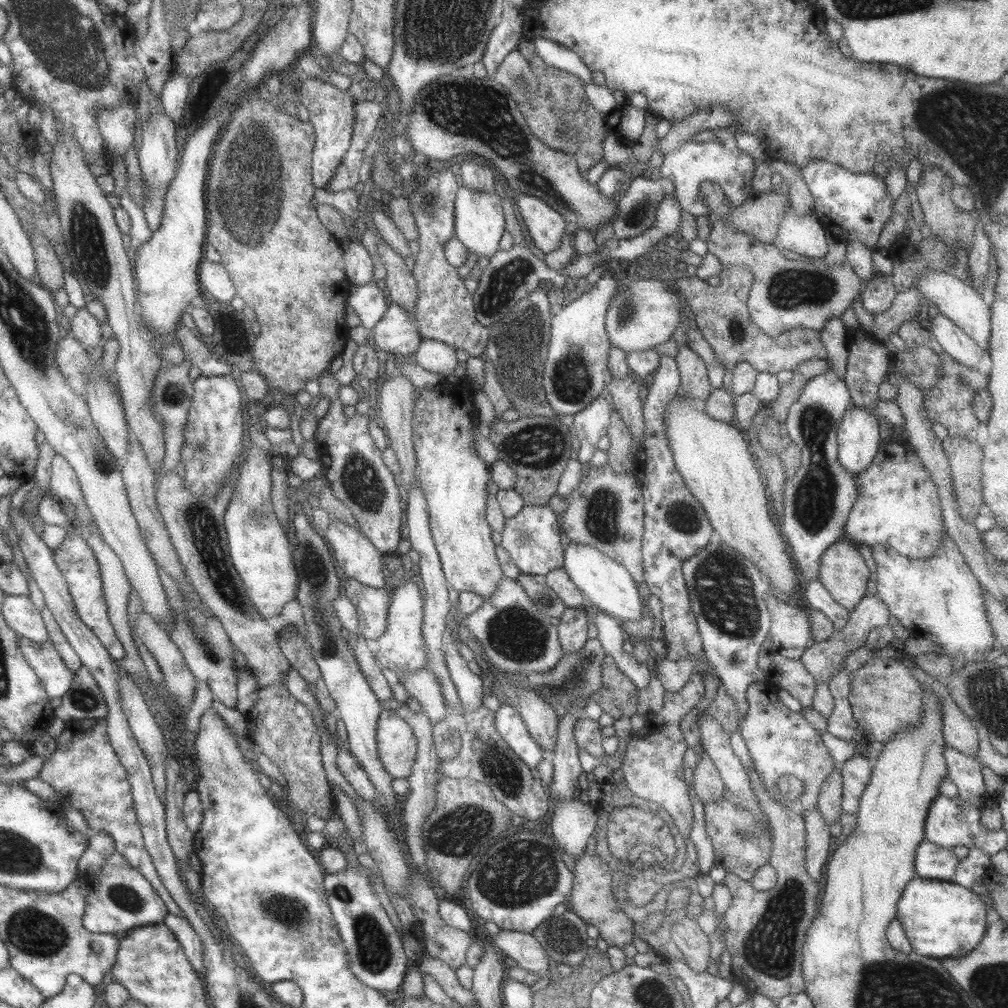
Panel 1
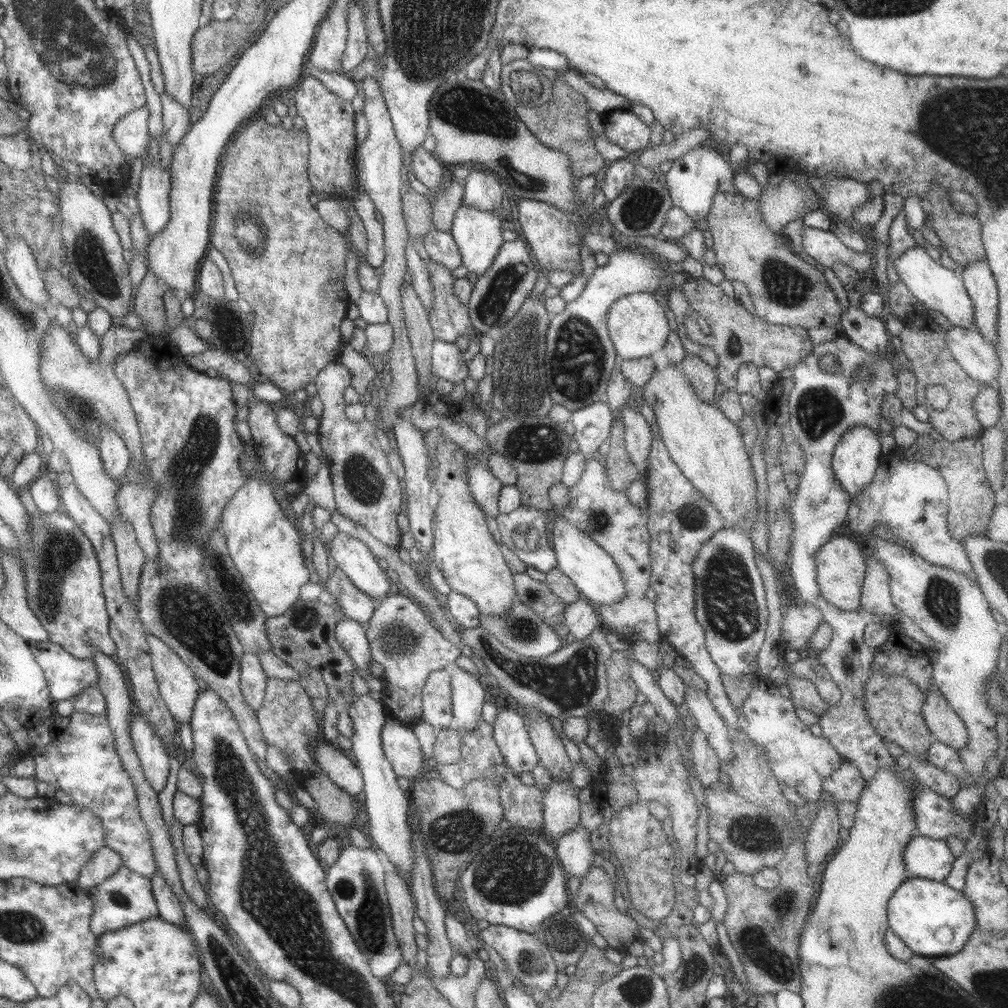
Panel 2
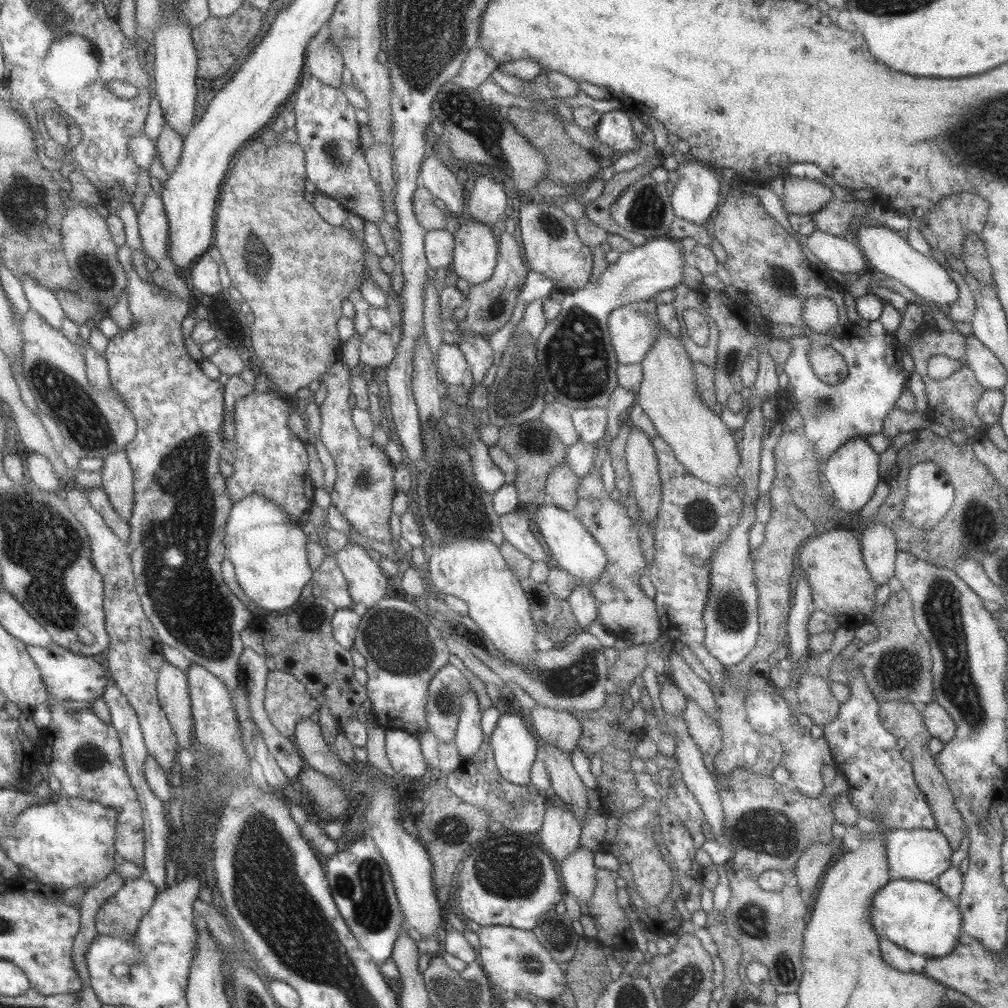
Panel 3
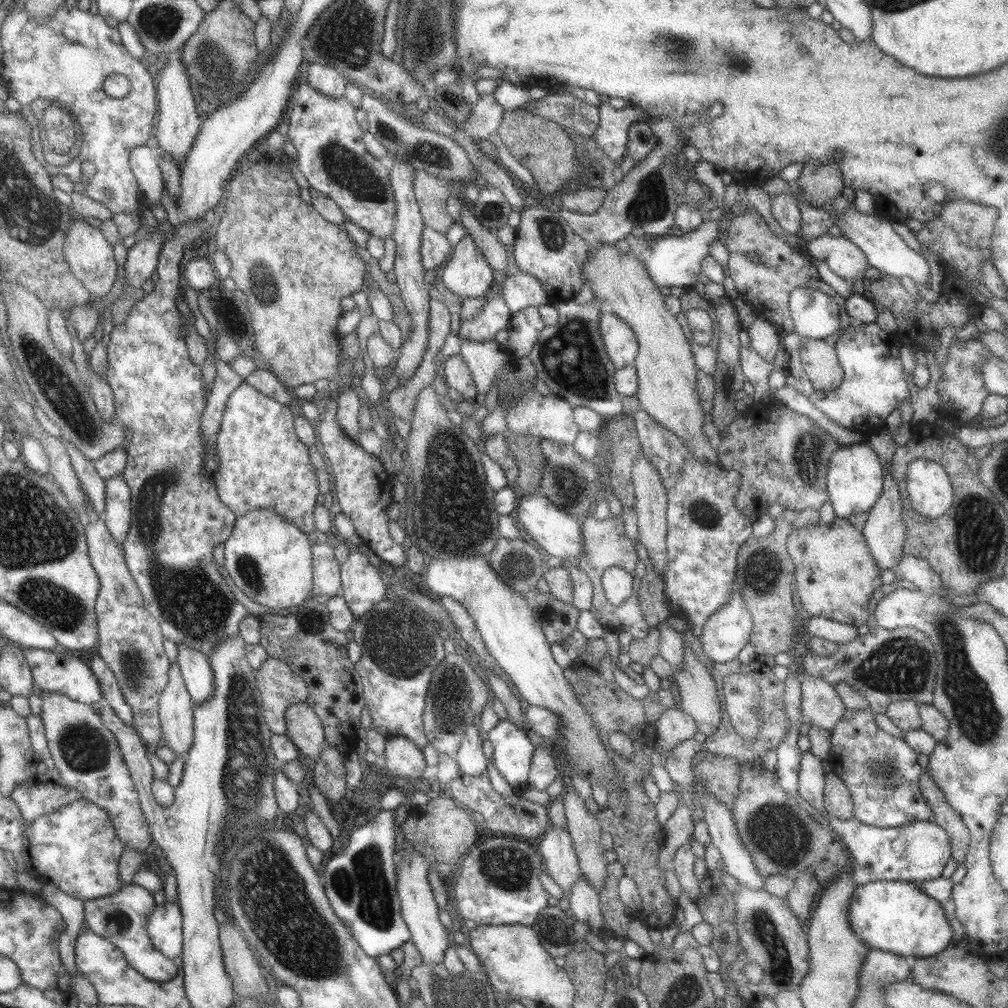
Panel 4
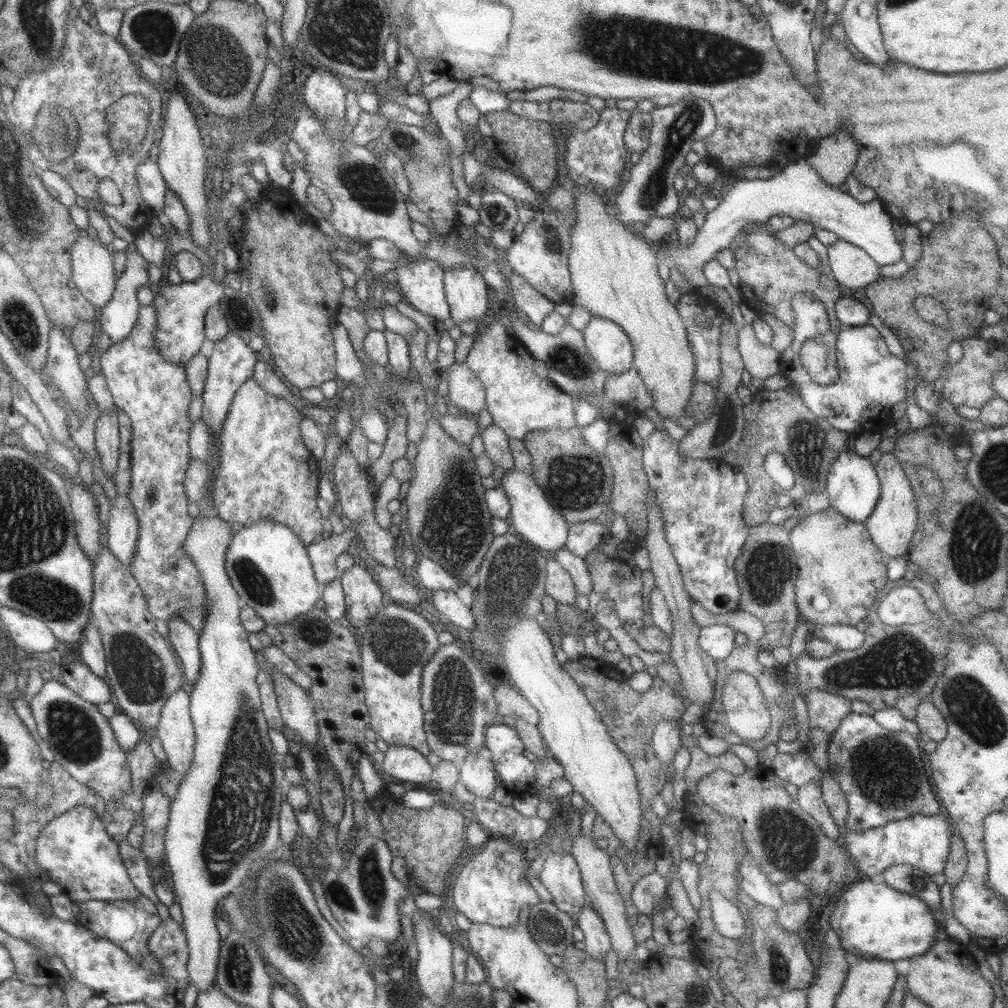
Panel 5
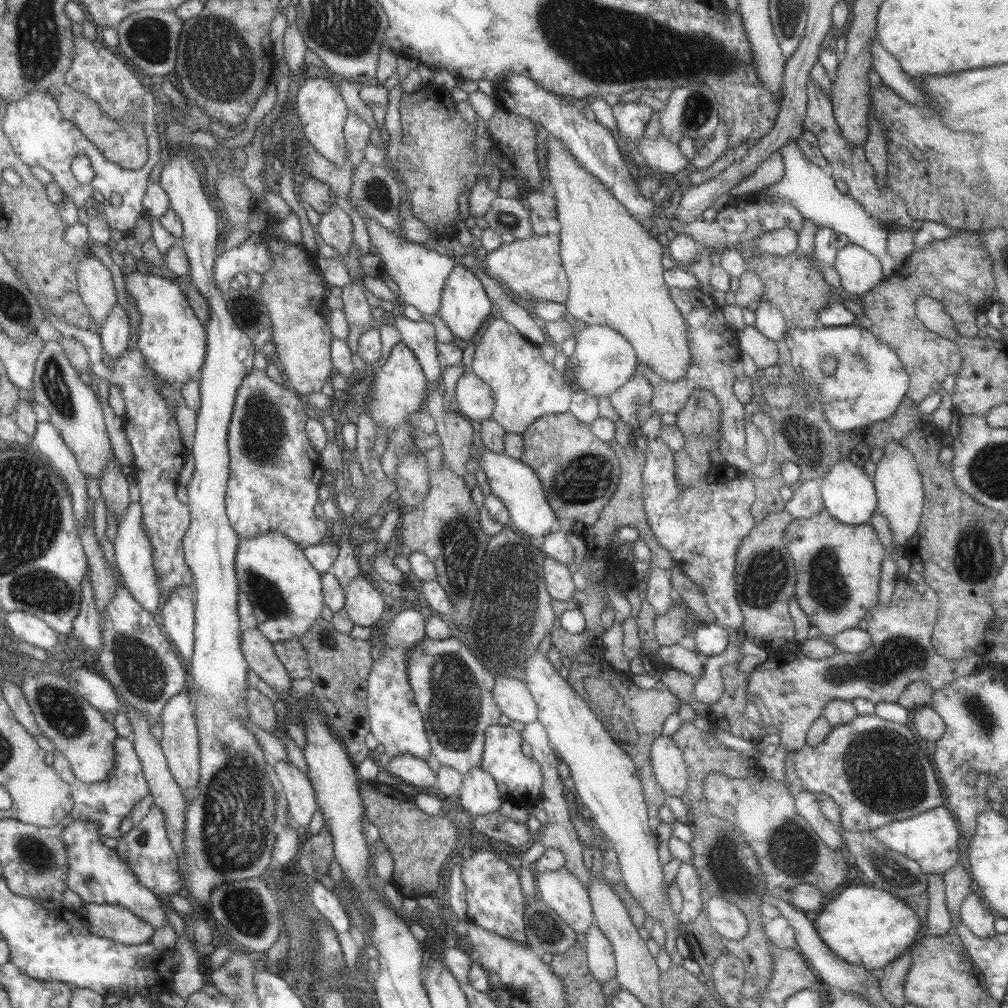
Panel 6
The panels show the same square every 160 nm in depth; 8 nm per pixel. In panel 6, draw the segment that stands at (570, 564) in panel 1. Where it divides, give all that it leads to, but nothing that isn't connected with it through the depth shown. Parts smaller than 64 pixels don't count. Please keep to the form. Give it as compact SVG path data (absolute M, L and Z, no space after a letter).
M484 446L478 454L477 464L490 486L490 494L496 496L508 510L511 524L525 536L534 536L538 540L543 538L551 530L556 528L556 518L547 502L542 484L539 478L535 476L535 471L521 462L520 459L514 459L505 453L493 452L490 448Z

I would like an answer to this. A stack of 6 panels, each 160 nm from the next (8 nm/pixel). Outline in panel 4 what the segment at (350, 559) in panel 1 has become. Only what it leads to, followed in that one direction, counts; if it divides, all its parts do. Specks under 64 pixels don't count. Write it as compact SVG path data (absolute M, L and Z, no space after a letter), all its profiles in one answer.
M361 551L349 553L340 564L341 596L355 618L383 600L387 586L380 573Z

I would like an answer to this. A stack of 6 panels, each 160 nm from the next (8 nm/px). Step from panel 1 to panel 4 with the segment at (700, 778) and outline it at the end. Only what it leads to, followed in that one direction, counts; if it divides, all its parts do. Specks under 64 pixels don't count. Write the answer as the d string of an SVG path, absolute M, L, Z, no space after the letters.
M687 646L683 648L683 657L681 666L672 675L679 688L679 708L692 716L696 731L709 740L721 724L716 682Z

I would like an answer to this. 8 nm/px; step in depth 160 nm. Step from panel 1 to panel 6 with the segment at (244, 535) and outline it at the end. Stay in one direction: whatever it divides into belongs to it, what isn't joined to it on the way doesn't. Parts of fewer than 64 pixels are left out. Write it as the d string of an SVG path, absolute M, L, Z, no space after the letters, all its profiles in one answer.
M266 532L253 538L241 538L235 553L234 569L238 592L245 594L251 604L257 630L269 643L301 639L303 633L320 618L323 608L320 574L305 558L304 552L280 532Z

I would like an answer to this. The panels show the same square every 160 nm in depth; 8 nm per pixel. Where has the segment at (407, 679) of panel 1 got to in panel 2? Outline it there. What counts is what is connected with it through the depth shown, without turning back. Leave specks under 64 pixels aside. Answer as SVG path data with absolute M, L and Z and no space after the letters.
M448 669L431 672L422 688L421 720L436 732L451 722L451 676Z

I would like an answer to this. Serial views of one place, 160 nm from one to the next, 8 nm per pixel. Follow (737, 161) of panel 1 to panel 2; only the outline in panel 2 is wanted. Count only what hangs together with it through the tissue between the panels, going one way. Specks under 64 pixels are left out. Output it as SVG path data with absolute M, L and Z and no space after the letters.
M693 148L683 157L673 161L670 170L661 175L664 186L669 192L672 206L680 208L692 221L703 224L707 216L713 195L717 192L739 194L733 184L733 172L729 166L726 155L709 148Z

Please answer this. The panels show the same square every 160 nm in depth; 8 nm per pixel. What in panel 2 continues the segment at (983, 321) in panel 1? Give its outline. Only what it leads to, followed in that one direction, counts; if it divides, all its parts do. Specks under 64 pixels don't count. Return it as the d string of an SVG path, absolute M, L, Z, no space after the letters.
M917 245L907 248L899 258L893 260L898 278L905 283L907 290L930 311L940 312L952 326L975 329L973 303L966 293L962 277L955 271L944 268L938 261L931 259L925 250Z

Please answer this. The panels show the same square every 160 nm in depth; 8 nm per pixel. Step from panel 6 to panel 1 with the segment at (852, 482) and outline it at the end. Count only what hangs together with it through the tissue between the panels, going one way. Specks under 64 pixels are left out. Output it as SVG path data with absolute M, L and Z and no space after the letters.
M854 406L836 428L837 462L853 477L867 470L883 442L876 418Z

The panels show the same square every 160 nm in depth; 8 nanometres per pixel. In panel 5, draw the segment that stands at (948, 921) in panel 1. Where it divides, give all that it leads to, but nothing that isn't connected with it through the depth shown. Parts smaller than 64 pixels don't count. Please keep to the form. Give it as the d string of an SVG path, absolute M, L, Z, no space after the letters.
M872 879L854 882L839 898L831 900L828 926L838 936L840 948L858 958L889 960L903 966L913 955L923 954L939 929L922 900L897 892Z

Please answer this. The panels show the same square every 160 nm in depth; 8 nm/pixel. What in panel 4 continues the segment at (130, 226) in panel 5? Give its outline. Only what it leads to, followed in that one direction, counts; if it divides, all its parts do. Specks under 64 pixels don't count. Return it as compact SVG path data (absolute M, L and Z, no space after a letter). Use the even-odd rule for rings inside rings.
M18 6L7 15L2 26L2 43L4 46L4 59L2 77L9 80L9 92L24 107L24 118L36 127L33 112L27 109L33 100L37 98L46 102L59 102L64 108L68 108L72 117L79 121L75 128L74 147L78 157L67 168L52 168L45 163L43 166L52 174L69 176L75 183L83 183L86 194L112 211L112 214L140 214L145 202L140 196L139 186L129 166L129 153L137 146L144 146L149 140L149 130L155 112L158 112L158 94L155 94L155 86L151 75L139 59L129 56L127 49L121 44L119 34L115 28L109 27L103 18L97 13L91 15L88 10L79 10L76 6L67 9L62 6L57 14L33 20L31 15L21 6ZM108 74L122 74L130 82L129 92L123 98L111 98L103 92L103 79ZM80 162L89 162L95 167L95 174L86 179L81 172Z

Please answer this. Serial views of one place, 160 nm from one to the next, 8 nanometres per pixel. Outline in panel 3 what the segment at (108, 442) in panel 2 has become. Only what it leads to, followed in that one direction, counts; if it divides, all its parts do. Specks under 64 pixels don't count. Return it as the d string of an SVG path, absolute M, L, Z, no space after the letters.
M124 448L103 458L101 486L117 516L127 522L134 493L132 470Z

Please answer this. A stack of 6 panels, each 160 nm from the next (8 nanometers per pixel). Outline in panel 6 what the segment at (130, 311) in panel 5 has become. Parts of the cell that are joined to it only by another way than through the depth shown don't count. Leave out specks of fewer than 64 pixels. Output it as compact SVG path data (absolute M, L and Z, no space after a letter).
M116 306L108 315L106 322L100 326L98 335L103 352L115 360L130 346L129 342L129 319L121 307Z

